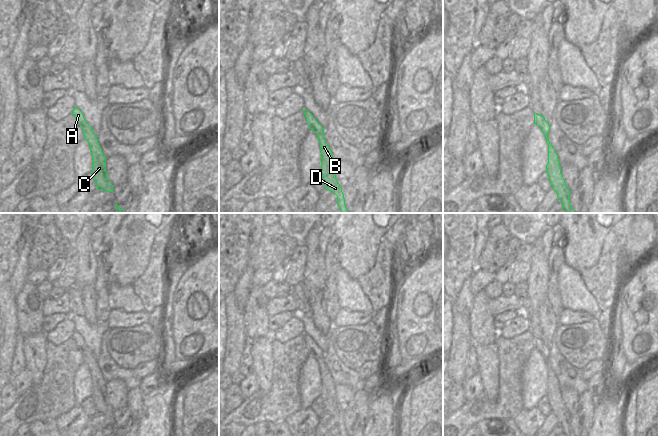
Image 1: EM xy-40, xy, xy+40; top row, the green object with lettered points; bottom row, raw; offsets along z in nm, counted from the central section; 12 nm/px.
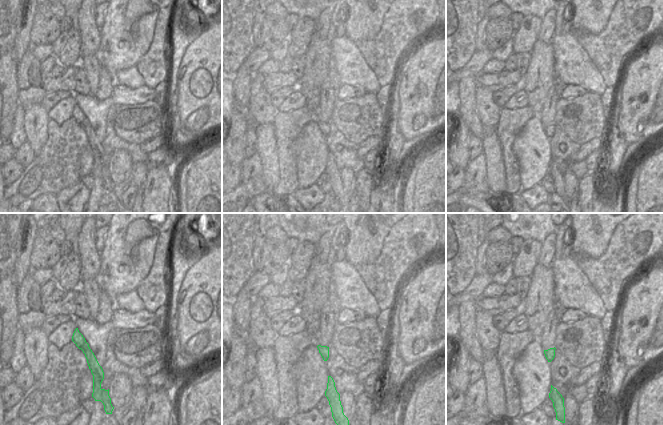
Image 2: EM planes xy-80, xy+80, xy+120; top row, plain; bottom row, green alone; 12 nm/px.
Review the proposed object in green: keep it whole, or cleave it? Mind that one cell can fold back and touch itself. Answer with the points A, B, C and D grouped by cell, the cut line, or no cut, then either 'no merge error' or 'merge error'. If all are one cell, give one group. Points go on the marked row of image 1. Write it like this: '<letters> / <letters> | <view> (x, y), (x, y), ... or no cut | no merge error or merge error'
A / B C D | xy-40 (86, 122), (81, 126) | merge error

